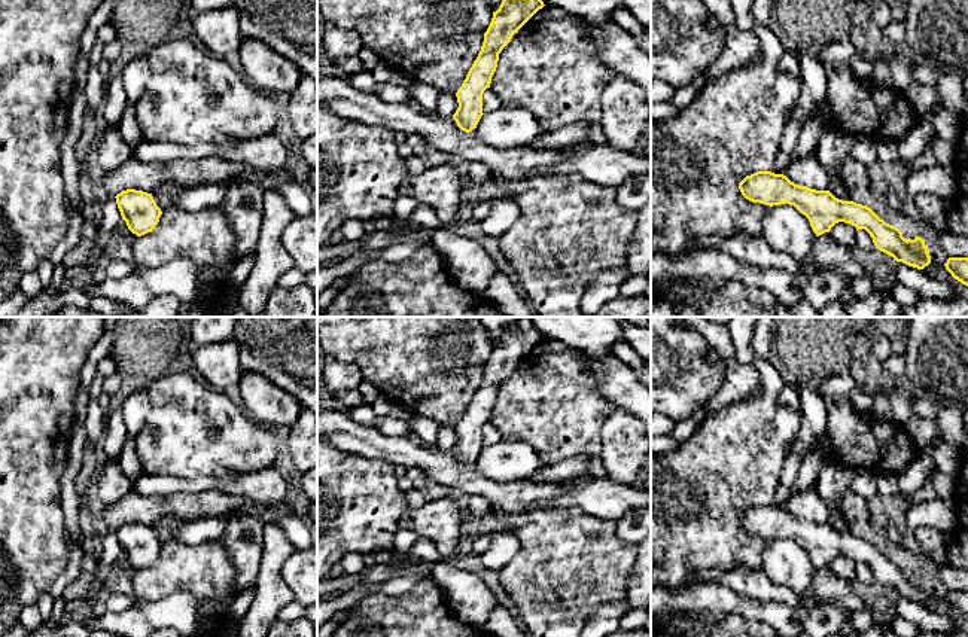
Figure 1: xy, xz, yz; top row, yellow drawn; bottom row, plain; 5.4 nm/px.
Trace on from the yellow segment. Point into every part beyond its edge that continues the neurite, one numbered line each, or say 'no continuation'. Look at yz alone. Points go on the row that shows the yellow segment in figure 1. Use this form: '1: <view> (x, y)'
no continuation

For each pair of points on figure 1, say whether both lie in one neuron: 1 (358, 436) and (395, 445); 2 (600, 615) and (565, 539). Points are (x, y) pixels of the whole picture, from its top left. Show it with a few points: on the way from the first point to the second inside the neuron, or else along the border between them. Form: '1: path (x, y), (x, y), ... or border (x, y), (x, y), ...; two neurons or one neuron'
1: path (367, 441), (376, 445), (386, 445); one neuron
2: border (626, 597), (600, 603), (584, 621); two neurons

